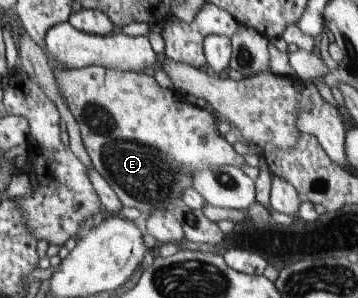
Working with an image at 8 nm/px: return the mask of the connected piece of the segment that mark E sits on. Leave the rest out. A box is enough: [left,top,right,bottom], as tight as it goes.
[50,62,245,216]

